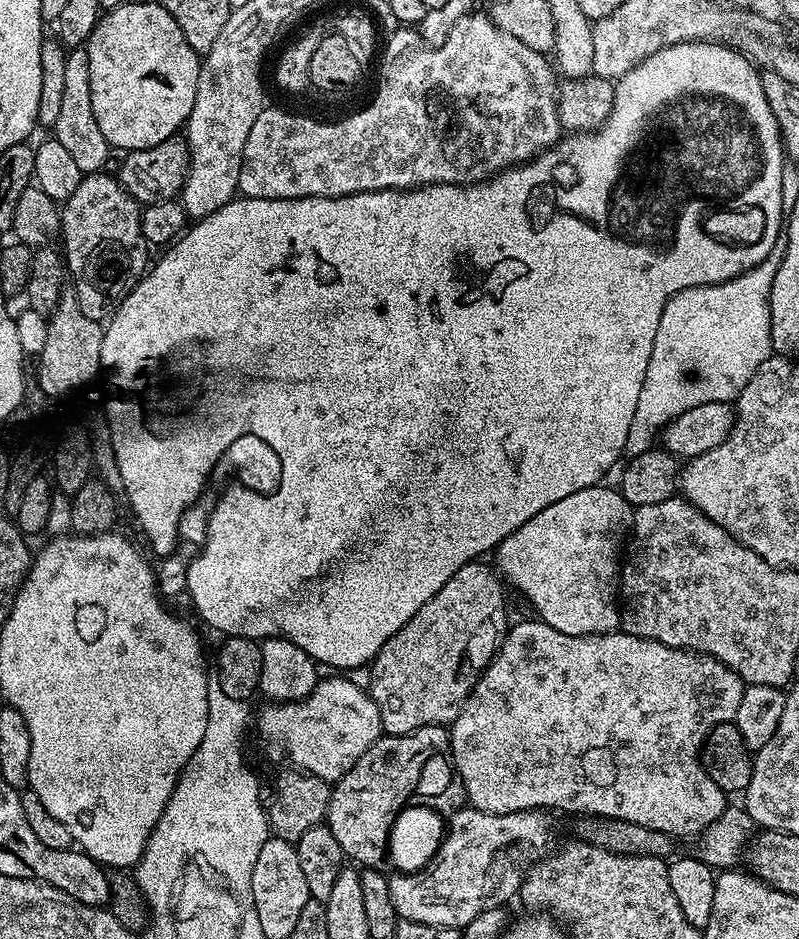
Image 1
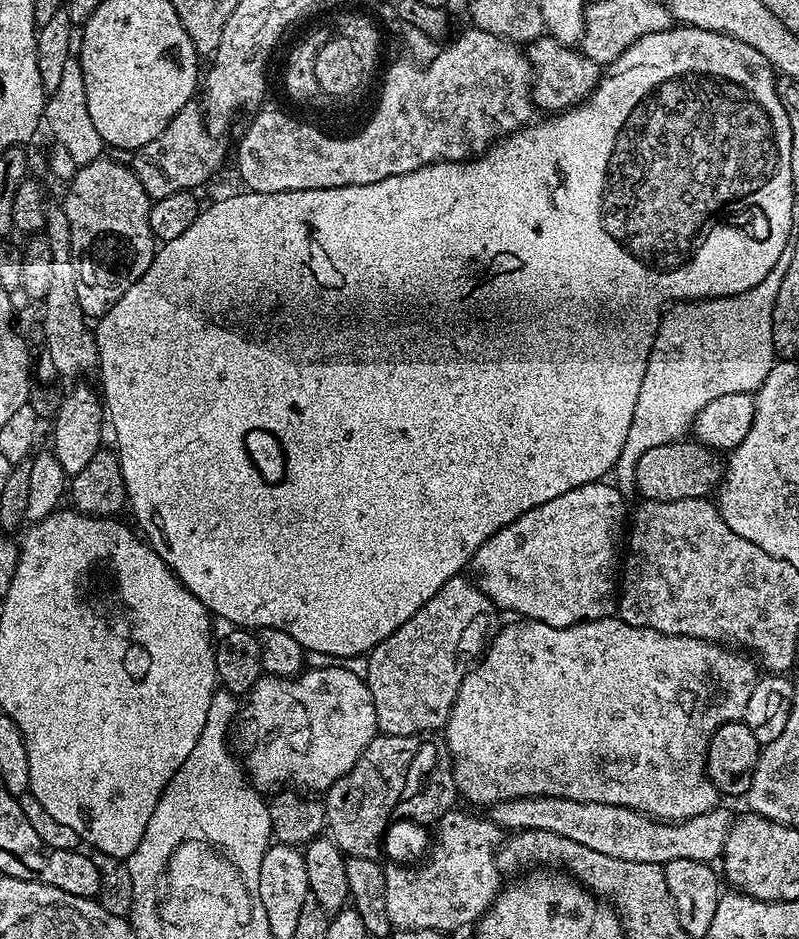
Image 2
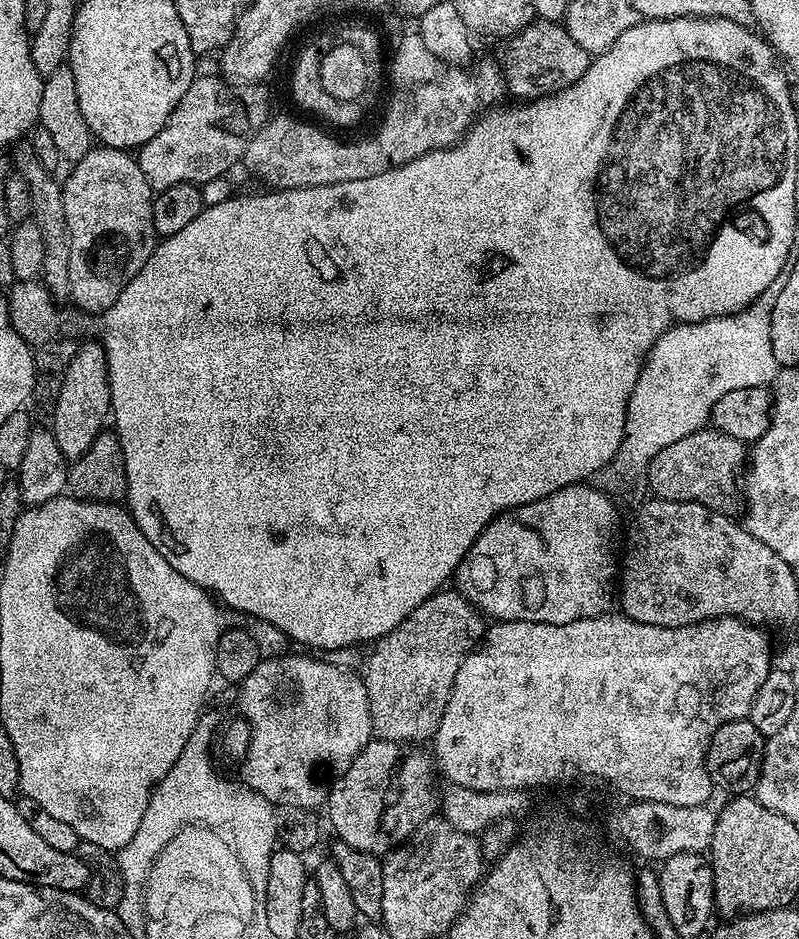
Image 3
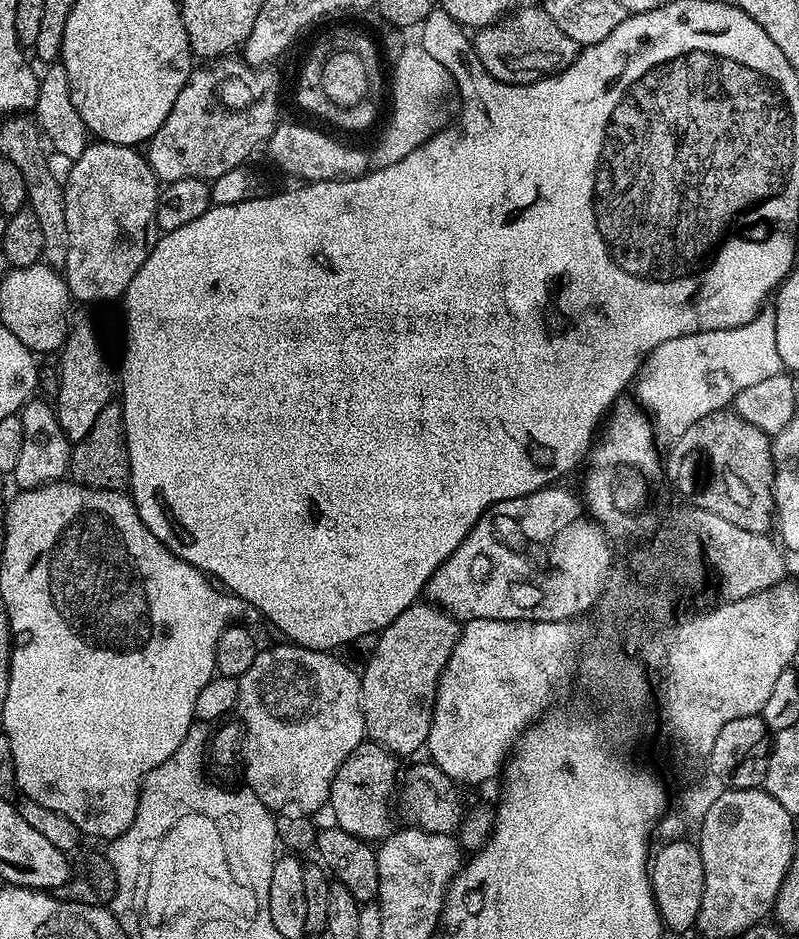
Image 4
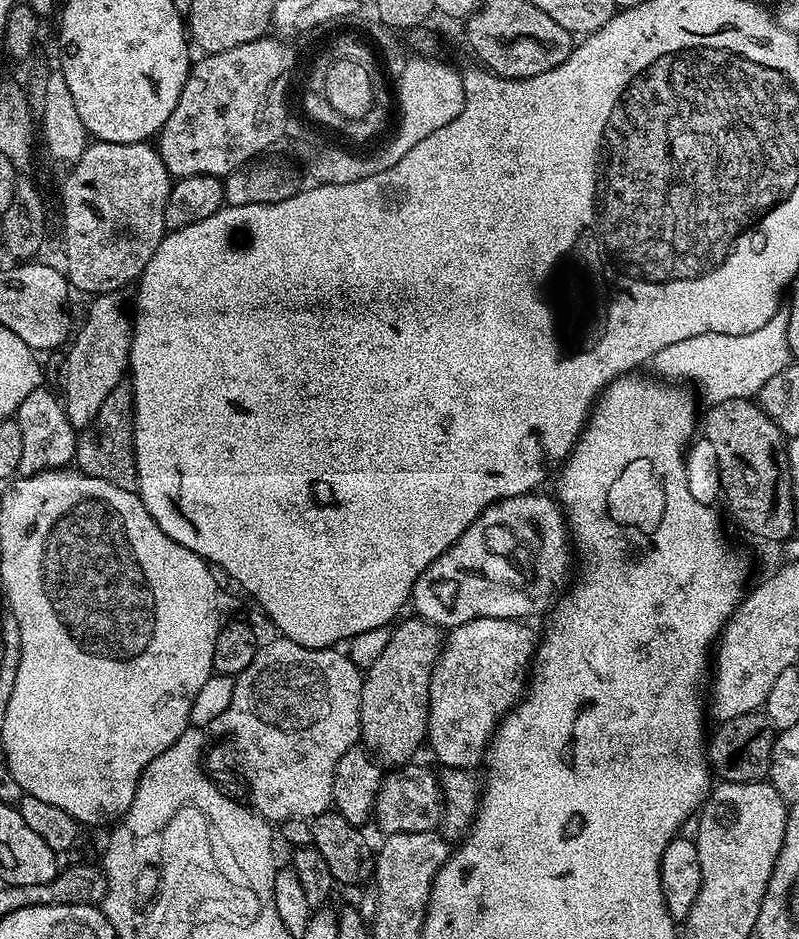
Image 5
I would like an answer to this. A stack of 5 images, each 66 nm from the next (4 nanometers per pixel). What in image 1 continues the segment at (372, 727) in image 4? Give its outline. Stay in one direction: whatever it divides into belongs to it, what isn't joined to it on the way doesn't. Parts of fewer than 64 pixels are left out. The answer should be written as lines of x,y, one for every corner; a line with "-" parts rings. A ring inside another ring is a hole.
473,562
462,566
398,634
394,634
378,650
371,669
370,695
378,706
380,727
387,735
410,734
422,726
451,725
458,718
462,706
468,701
474,683
474,671
468,665
468,656
480,656
481,665
488,665
496,657
496,649
509,627
508,612
504,609
505,585
501,577
484,562

